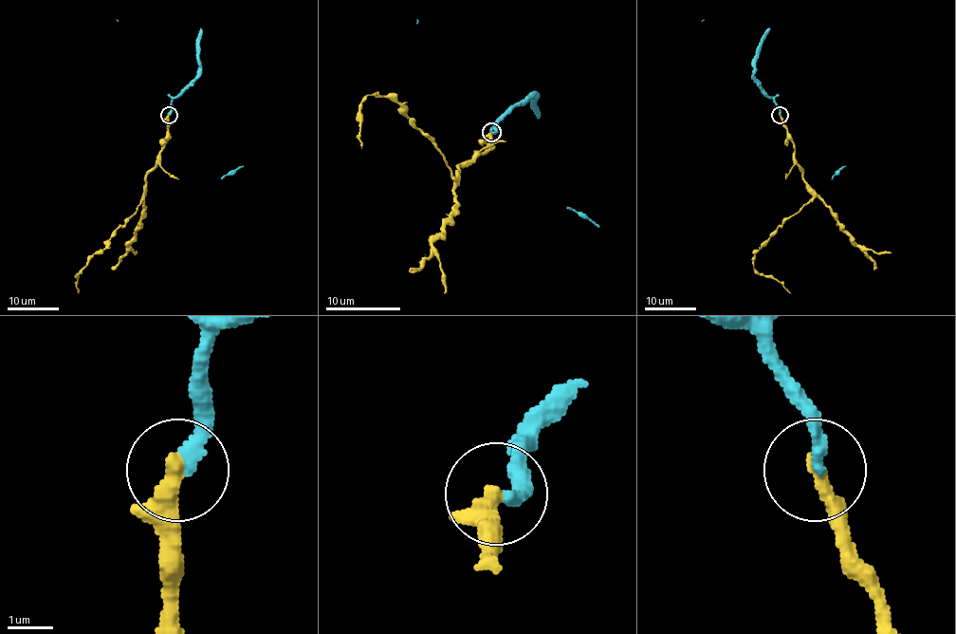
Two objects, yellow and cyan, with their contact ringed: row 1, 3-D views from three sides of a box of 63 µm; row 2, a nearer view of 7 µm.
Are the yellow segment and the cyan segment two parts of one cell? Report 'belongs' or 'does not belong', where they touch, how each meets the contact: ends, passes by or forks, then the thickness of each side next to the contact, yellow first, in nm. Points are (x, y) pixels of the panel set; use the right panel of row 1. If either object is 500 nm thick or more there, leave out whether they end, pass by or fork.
belongs; place (780, 115); yellow ends; cyan ends; calibres 360 and 320 nm

